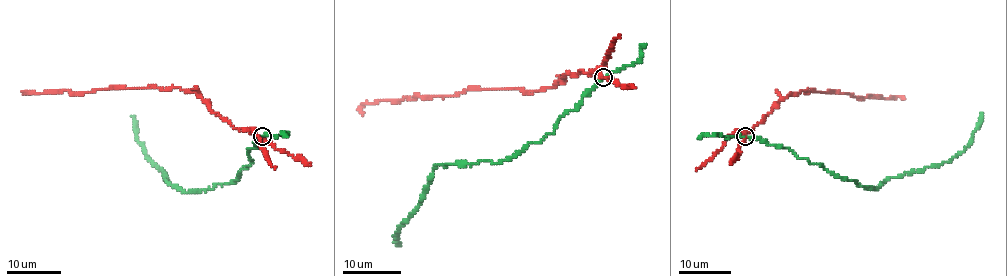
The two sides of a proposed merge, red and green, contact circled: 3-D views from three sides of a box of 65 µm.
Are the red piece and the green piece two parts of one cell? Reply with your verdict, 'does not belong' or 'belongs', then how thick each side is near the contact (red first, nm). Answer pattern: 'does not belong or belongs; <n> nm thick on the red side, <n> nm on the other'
does not belong; 150 nm thick on the red side, 200 nm on the other

